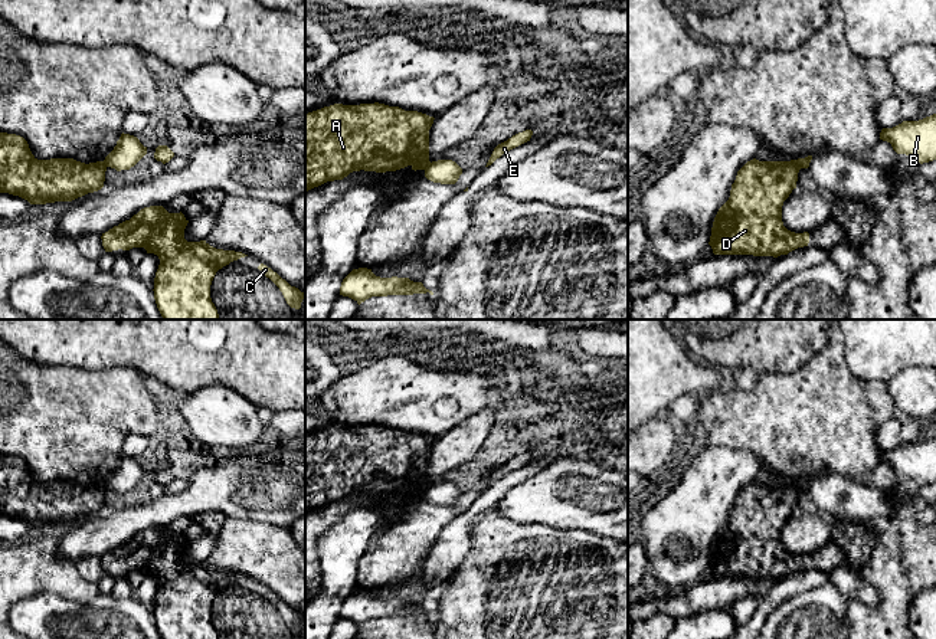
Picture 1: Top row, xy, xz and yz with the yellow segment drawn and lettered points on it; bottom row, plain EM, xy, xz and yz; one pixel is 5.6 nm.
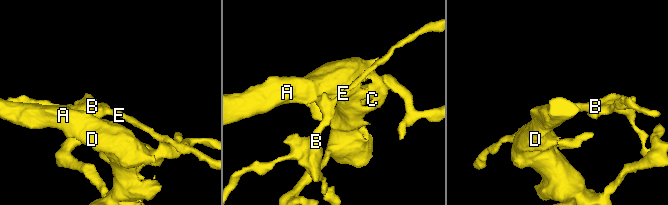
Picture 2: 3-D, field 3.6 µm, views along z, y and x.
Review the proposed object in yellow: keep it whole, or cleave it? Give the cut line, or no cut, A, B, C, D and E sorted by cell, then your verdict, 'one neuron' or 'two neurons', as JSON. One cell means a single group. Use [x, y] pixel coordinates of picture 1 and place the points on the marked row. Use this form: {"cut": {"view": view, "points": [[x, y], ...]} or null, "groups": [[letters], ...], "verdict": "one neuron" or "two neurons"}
{"cut": {"view": "yz", "points": [[795, 160], [801, 167]]}, "groups": [["A", "C", "D"], ["B", "E"]], "verdict": "two neurons"}

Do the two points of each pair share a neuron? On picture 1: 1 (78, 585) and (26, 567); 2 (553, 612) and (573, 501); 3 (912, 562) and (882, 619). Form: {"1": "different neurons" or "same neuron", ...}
{"1": "same neuron", "2": "different neurons", "3": "same neuron"}

